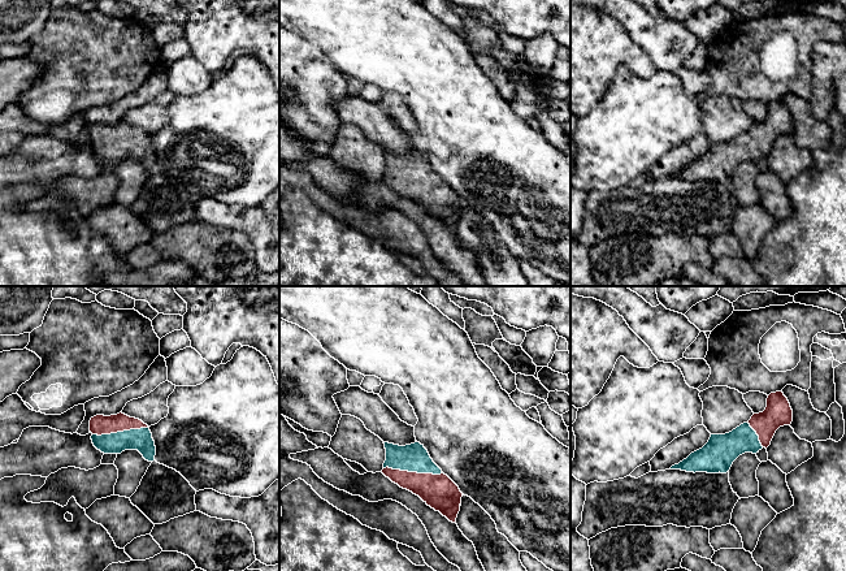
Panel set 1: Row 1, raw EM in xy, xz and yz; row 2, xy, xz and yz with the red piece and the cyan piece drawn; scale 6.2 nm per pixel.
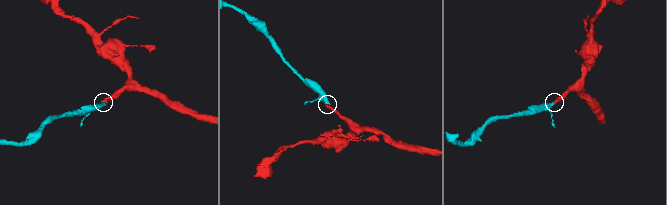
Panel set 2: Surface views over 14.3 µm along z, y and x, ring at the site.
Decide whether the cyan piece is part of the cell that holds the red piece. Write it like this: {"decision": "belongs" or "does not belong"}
{"decision": "belongs"}

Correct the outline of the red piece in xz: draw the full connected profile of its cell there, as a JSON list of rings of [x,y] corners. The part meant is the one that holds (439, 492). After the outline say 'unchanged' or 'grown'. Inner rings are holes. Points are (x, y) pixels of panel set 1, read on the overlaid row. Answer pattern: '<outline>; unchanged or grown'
[[[383,442],[386,460],[382,473],[400,488],[418,496],[428,506],[456,523],[463,493],[433,462],[420,442],[399,446]]]; grown

